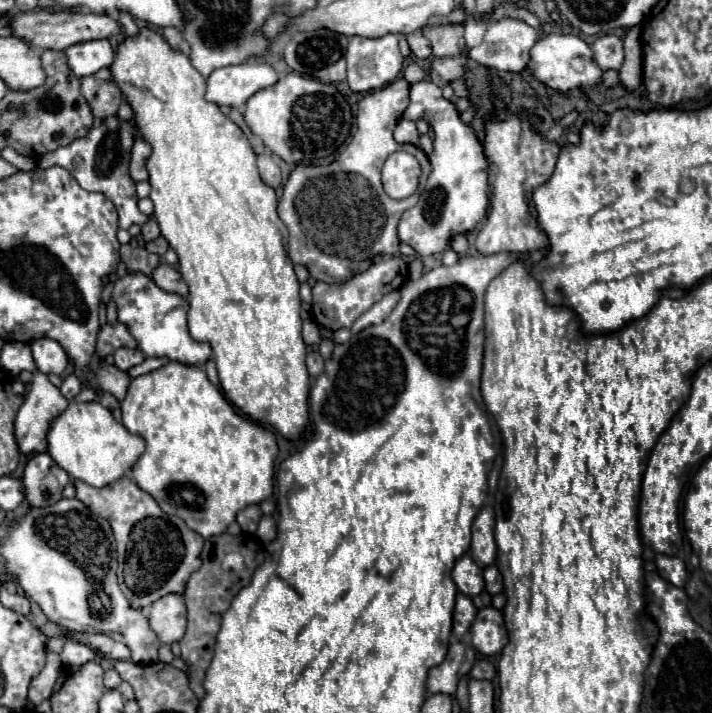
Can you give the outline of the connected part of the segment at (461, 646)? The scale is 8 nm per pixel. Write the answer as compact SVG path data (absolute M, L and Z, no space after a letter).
M454 641L448 649L446 659L428 671L428 693L448 693L456 691L458 681L470 673L476 659L472 645Z

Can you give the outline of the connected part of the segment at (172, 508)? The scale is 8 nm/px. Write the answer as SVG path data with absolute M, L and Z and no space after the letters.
M170 361L152 373L132 379L120 409L124 427L146 439L146 451L132 467L134 481L156 499L164 513L184 519L184 523L202 537L224 533L240 509L272 495L274 459L278 453L276 435L268 427L242 417L224 393L208 381L200 365Z

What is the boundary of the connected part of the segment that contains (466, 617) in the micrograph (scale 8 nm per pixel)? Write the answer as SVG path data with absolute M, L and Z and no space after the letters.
M458 595L456 597L456 607L454 607L454 625L452 625L452 633L462 639L464 633L470 631L472 619L476 617L476 607L472 603L472 599L468 595Z

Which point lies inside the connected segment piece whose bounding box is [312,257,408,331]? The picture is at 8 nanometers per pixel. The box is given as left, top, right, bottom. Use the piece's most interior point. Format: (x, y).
(334, 307)

